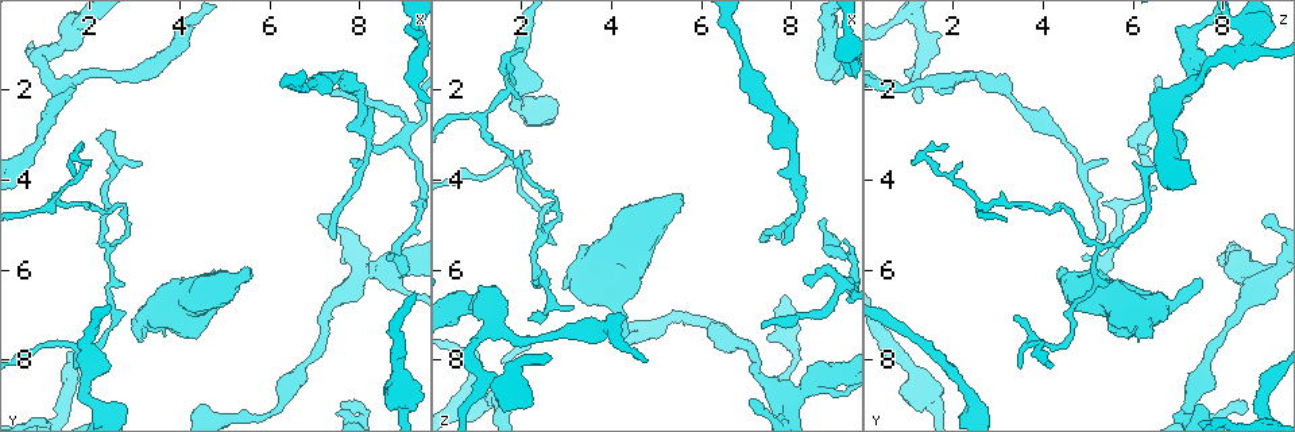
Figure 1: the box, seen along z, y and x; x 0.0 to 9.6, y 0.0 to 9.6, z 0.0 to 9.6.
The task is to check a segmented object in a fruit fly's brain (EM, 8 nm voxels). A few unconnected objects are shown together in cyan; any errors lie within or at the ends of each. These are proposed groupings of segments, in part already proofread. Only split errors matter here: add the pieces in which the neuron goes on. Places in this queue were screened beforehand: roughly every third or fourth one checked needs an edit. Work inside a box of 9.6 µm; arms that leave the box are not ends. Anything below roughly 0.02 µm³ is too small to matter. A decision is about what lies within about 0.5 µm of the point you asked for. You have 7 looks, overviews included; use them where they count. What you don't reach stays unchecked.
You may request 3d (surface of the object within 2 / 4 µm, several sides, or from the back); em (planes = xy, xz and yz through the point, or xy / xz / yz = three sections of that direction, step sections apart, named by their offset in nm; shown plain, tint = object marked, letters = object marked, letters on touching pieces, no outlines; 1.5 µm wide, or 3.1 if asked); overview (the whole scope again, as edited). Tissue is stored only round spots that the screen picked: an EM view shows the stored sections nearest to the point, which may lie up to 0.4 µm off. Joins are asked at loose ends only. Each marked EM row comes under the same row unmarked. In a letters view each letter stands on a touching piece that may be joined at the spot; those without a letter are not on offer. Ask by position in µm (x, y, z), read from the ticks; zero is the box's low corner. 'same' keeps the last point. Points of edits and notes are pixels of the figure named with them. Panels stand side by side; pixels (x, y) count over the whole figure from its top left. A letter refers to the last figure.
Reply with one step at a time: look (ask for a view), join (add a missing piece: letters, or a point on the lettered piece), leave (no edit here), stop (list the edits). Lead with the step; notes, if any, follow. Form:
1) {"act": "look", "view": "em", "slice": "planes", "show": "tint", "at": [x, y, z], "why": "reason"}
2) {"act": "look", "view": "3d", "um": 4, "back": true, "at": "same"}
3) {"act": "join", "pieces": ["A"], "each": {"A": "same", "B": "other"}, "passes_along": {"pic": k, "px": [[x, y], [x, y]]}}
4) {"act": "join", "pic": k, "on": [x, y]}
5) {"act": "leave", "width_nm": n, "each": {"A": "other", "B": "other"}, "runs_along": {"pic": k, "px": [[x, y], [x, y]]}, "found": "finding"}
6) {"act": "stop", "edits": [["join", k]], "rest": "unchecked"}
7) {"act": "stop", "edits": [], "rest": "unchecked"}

{"act": "look", "view": "em", "slice": "planes", "show": "letters", "at": [2.00, 3.65, 2.20], "why": "an open end"}

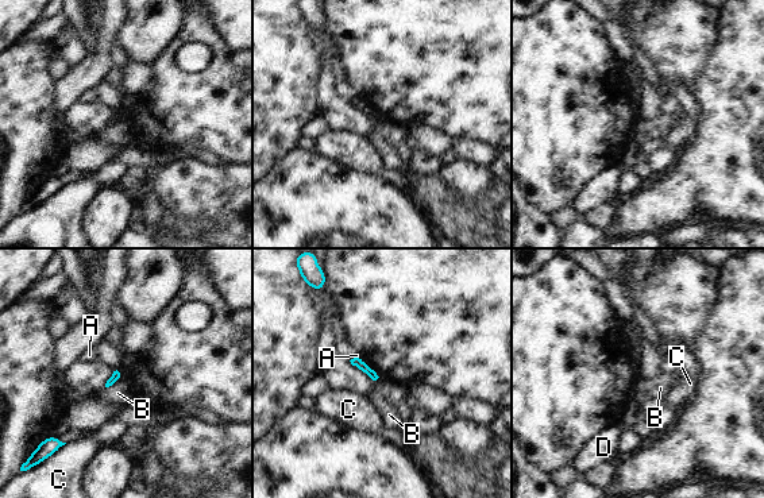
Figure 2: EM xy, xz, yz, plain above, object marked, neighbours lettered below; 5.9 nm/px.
{"act": "leave", "longest_contact_nm": ["B", 110], "each": {"A": "other", "B": "other", "C": "other", "D": "other"}, "found": "none of them fits"}

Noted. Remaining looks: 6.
{"act": "look", "view": "em", "slice": "planes", "show": "letters", "at": [5.50, 6.00, 4.40], "why": "stops while still wide"}

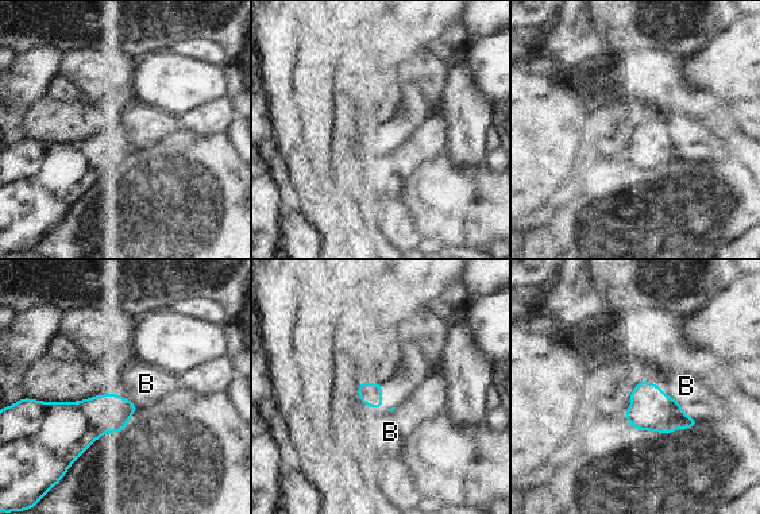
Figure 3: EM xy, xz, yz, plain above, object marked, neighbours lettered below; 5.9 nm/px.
{"act": "leave", "longest_contact_nm": ["B", 280], "each": {"B": "other"}, "found": "none of them fits"}

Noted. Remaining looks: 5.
{"act": "look", "view": "em", "slice": "yz", "step": 8, "show": "tint", "at": [2.40, 2.95, 6.90], "why": "free end"}

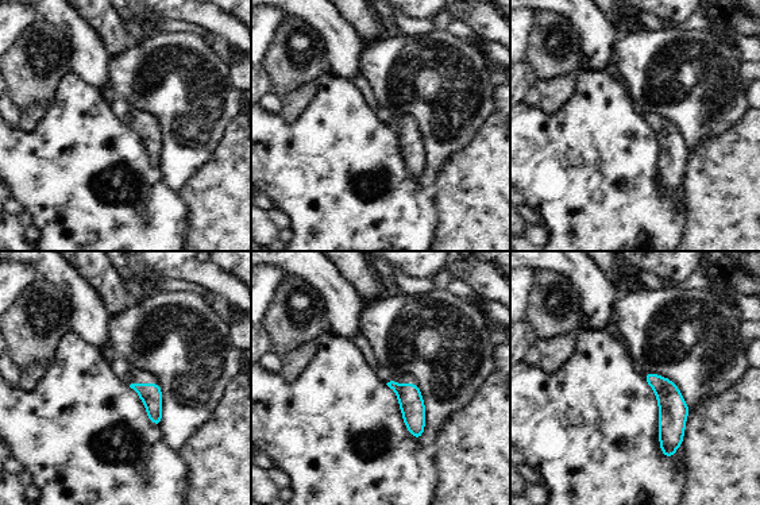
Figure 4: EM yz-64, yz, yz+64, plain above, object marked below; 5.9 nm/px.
{"act": "look", "view": "em", "slice": "planes", "show": "letters", "at": "same"}

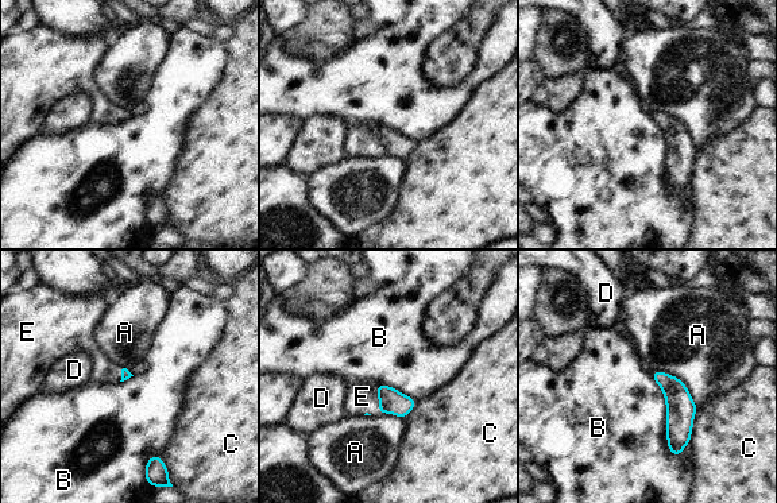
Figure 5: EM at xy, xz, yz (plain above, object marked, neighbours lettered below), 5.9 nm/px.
{"act": "join", "pieces": ["E"], "each": {"A": "other", "B": "other", "C": "other", "D": "other", "E": "same"}, "passes_along": {"pic": 5, "px": [[391, 401], [378, 397], [362, 397]]}, "found": "the neuron continues"}

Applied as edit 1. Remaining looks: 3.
{"act": "stop", "edits": [["join", 5]], "rest": "unchecked"}

